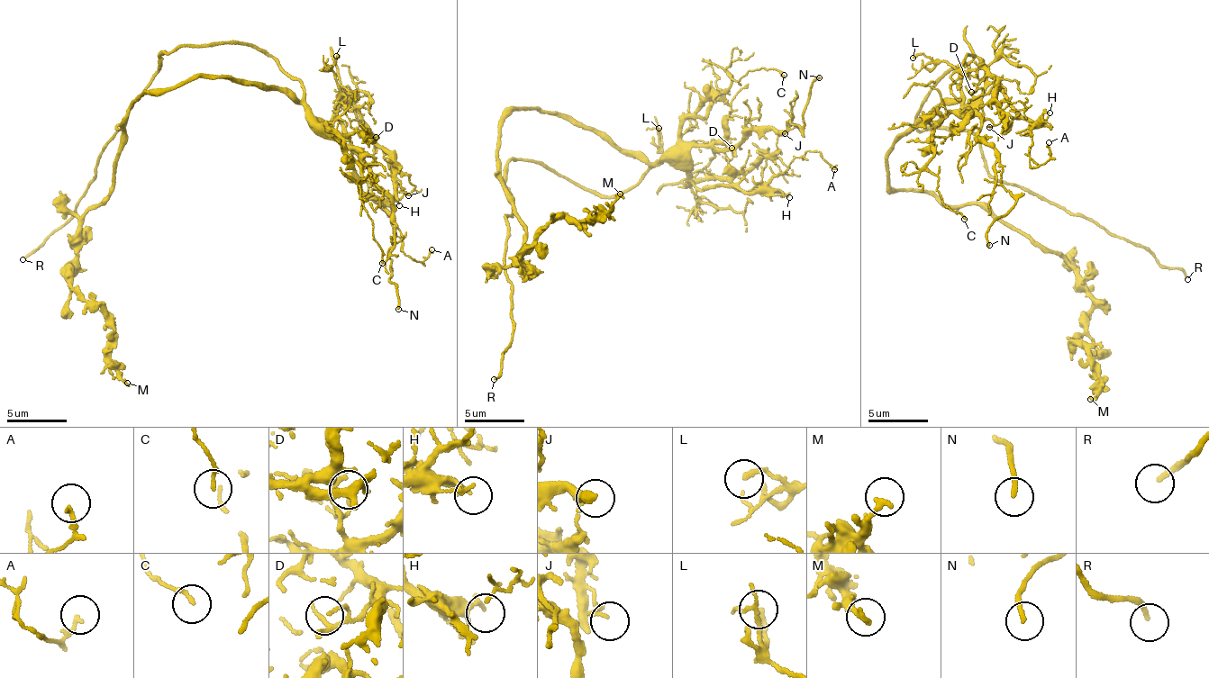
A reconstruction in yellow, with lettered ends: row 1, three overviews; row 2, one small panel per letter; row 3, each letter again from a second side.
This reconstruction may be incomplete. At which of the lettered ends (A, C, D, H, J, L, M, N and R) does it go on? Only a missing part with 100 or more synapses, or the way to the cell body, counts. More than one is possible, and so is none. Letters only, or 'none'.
R

